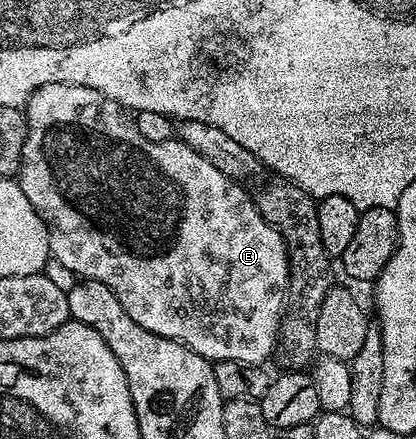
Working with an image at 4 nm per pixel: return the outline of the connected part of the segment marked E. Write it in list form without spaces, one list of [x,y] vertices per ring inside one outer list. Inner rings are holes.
[[[49,83],[33,91],[25,106],[27,119],[27,138],[23,144],[23,160],[19,162],[17,180],[25,199],[33,203],[37,215],[47,225],[51,236],[51,256],[54,260],[65,263],[76,278],[105,283],[117,295],[121,307],[145,331],[153,331],[165,339],[180,341],[185,347],[197,351],[206,361],[236,361],[246,365],[263,365],[266,357],[276,352],[279,339],[279,318],[283,316],[283,306],[287,295],[287,244],[283,236],[269,224],[255,205],[255,198],[246,193],[244,186],[232,181],[209,159],[201,159],[193,147],[184,141],[172,139],[165,143],[149,143],[141,131],[137,131],[134,120],[125,112],[123,106],[109,99],[101,91],[70,85],[69,83]]]

